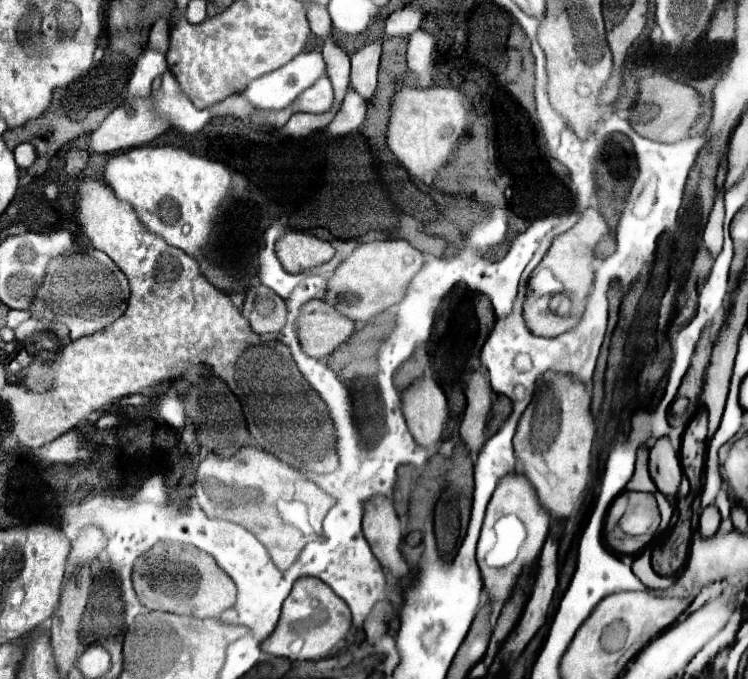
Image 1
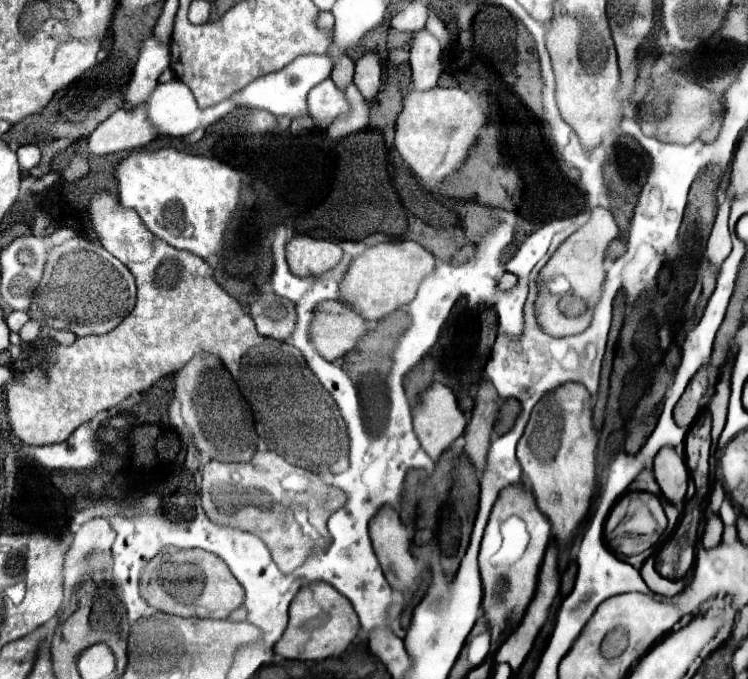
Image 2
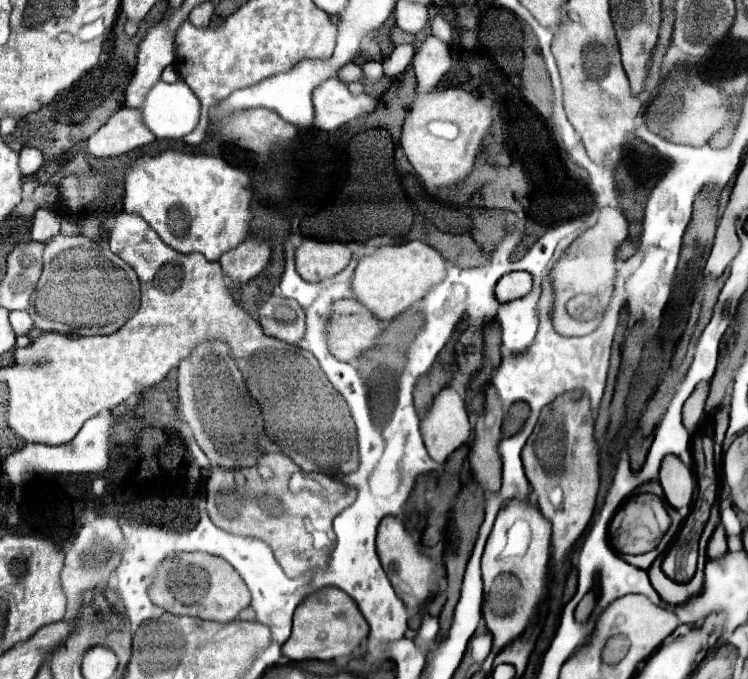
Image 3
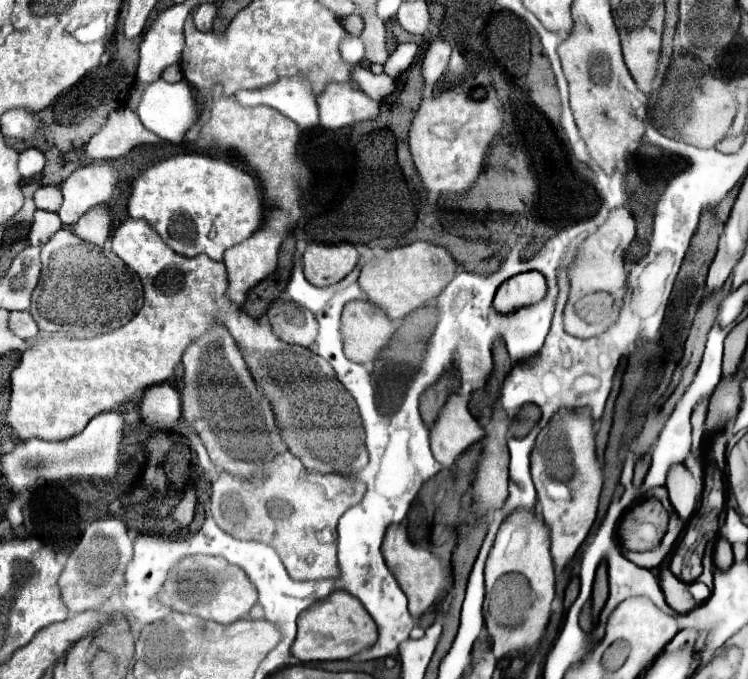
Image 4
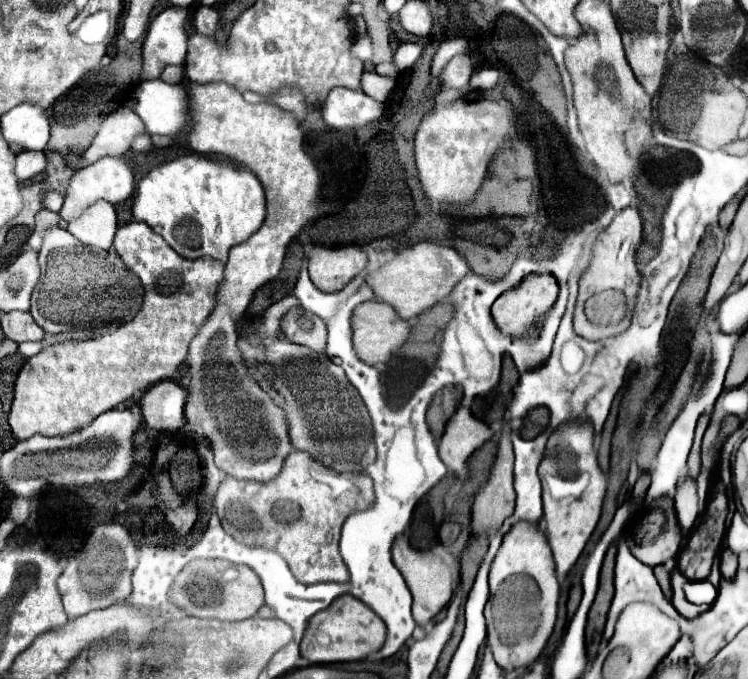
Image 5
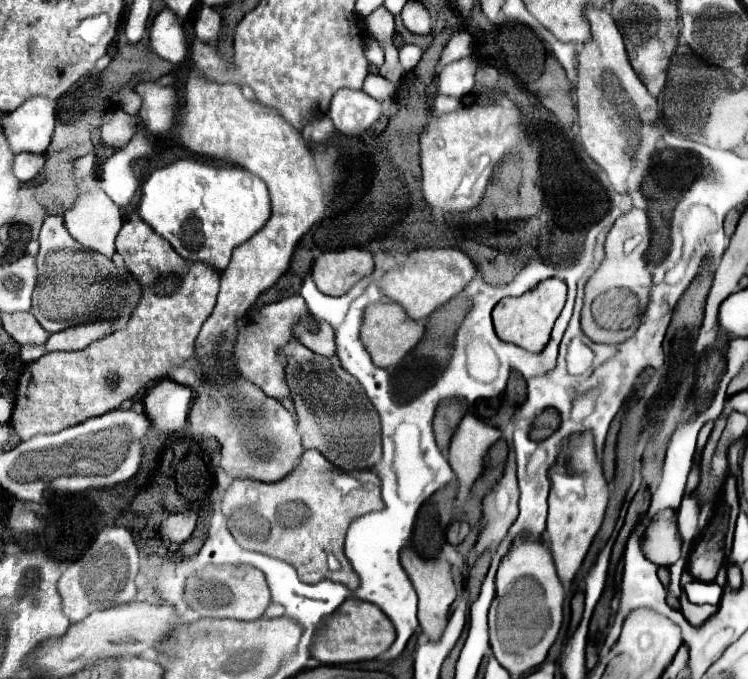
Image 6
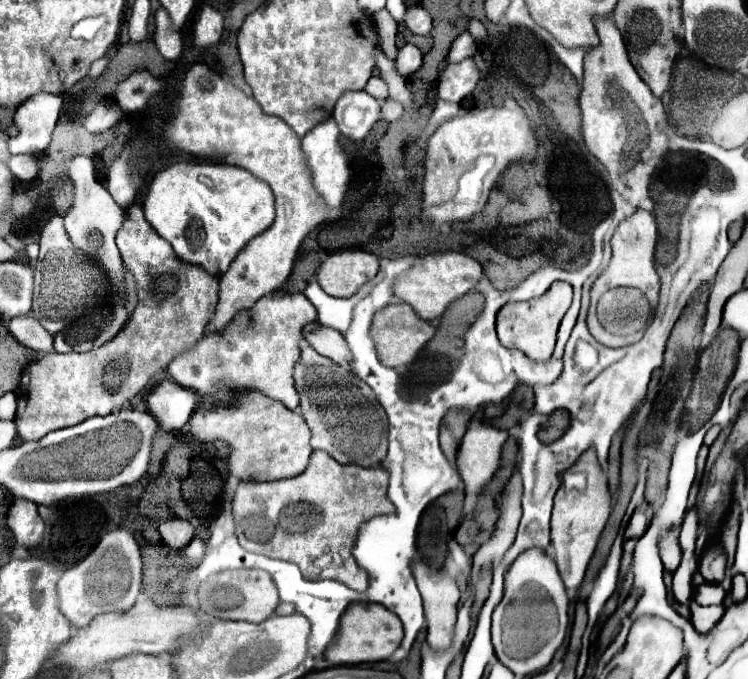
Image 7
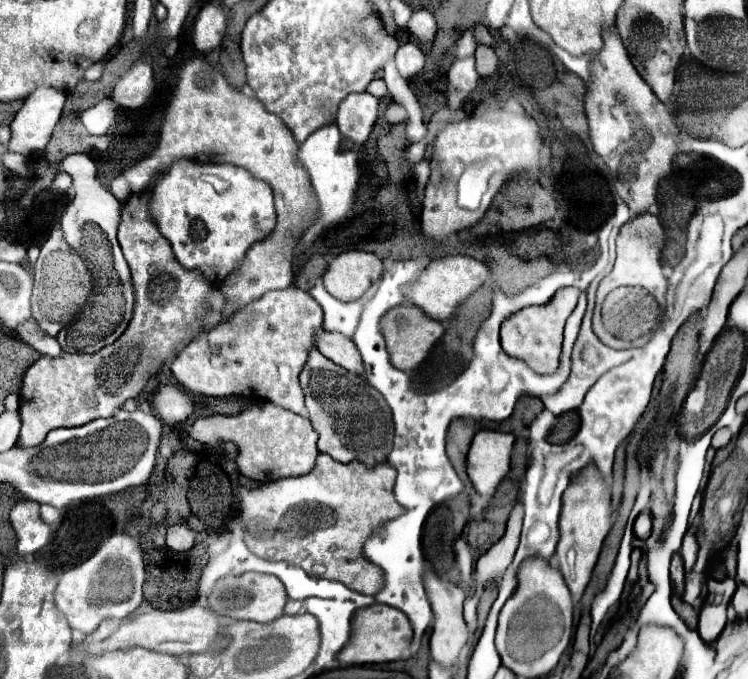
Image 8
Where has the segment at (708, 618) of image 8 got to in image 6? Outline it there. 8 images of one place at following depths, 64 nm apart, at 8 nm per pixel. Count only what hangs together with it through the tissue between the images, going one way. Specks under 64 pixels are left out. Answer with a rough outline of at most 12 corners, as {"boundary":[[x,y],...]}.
{"boundary":[[680,594],[680,610],[690,624],[702,624],[716,606],[688,602]]}

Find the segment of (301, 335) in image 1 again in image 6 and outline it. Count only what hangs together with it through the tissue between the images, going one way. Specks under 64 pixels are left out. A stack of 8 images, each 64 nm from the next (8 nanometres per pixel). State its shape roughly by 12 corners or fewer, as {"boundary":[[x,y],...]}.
{"boundary":[[394,302],[364,310],[360,340],[380,368],[398,364],[424,326]]}

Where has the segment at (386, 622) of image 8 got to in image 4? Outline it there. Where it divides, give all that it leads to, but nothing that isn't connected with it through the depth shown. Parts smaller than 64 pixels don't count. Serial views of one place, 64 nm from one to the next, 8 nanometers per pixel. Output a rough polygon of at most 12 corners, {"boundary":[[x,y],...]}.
{"boundary":[[344,590],[298,616],[292,656],[344,660],[376,642],[376,624]]}

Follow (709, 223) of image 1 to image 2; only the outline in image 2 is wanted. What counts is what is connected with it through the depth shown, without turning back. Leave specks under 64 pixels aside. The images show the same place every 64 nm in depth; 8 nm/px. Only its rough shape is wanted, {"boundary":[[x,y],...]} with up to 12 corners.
{"boundary":[[730,202],[720,204],[706,242],[706,258],[714,266],[732,248],[728,232]]}

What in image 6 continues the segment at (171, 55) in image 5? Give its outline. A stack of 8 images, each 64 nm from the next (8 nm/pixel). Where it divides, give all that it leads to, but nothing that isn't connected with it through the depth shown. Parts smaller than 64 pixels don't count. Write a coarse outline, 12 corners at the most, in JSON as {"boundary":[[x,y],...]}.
{"boundary":[[164,8],[150,28],[150,52],[182,64],[182,22]]}

